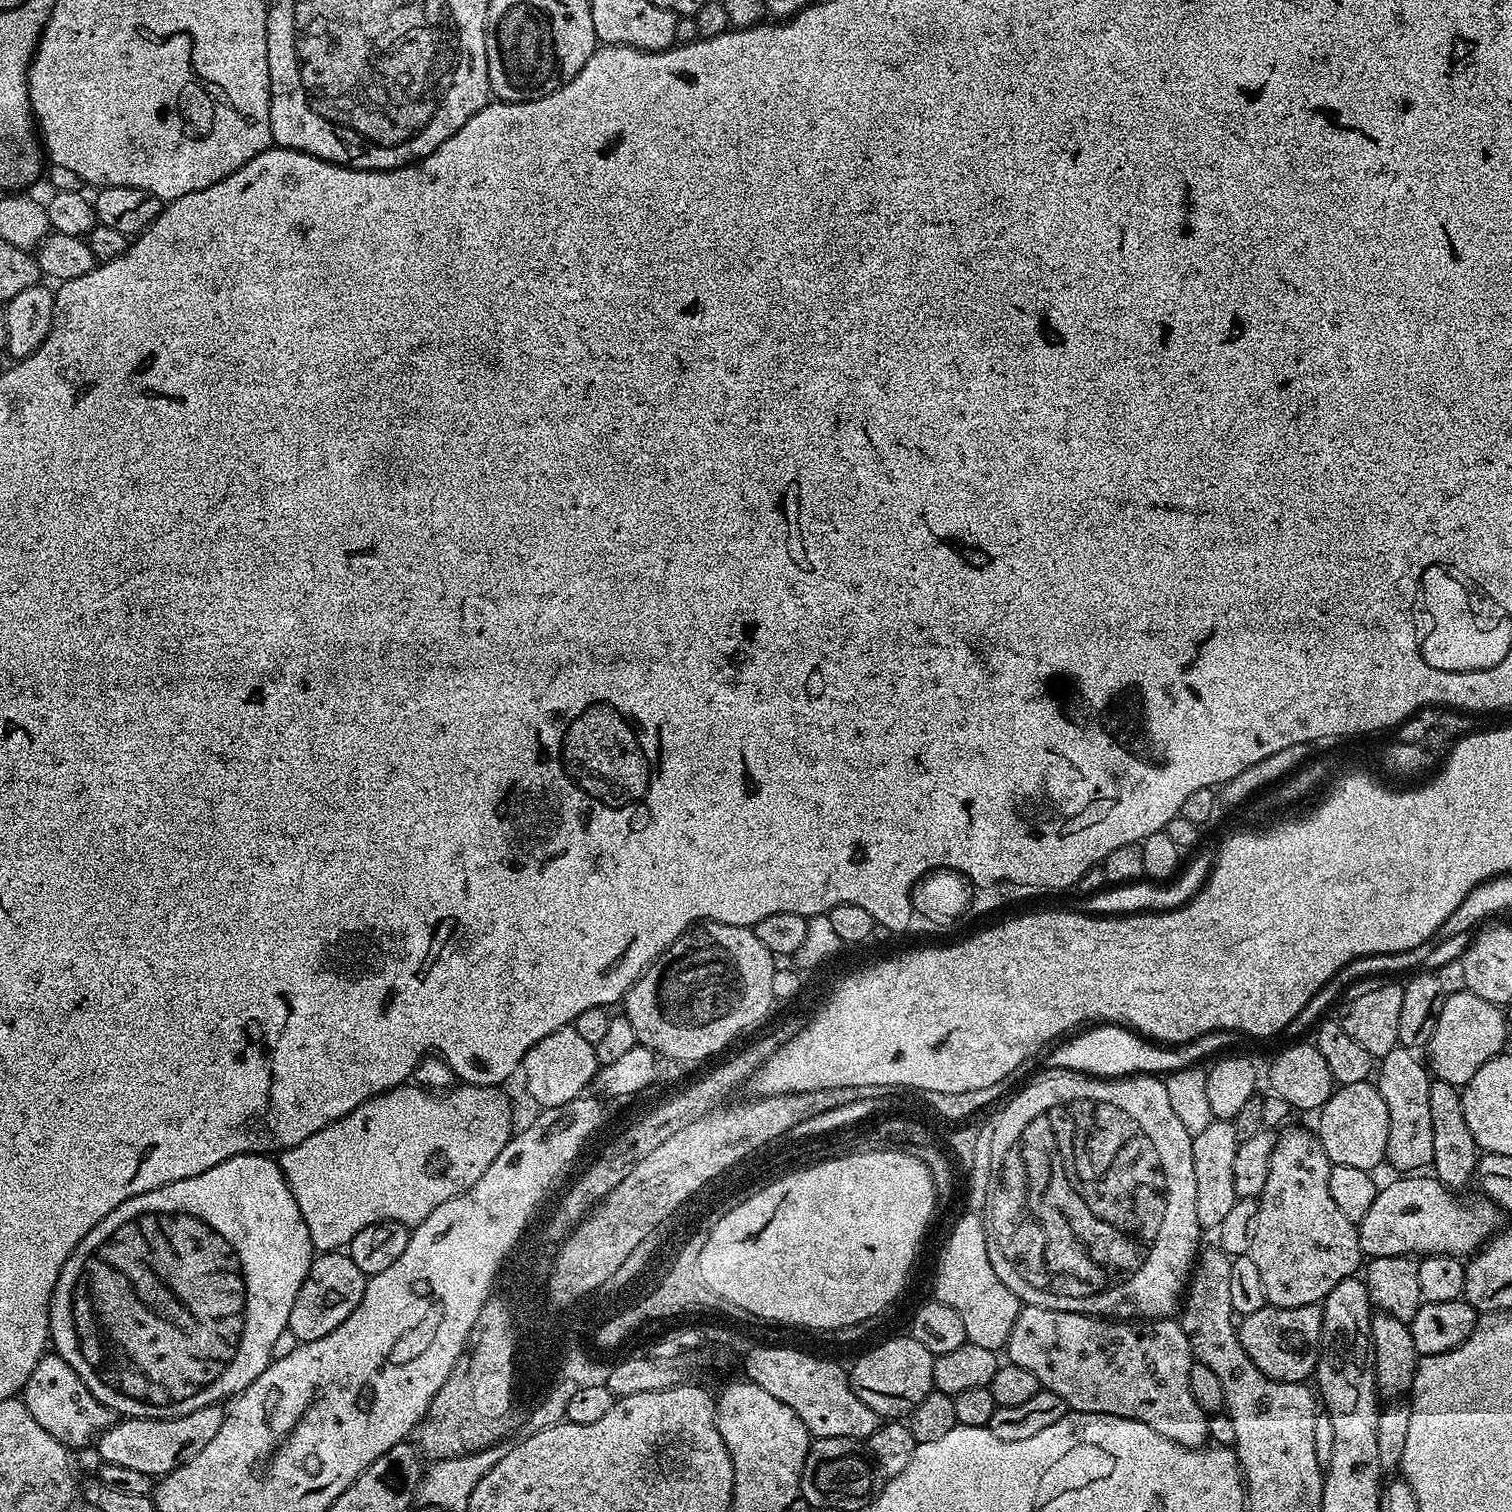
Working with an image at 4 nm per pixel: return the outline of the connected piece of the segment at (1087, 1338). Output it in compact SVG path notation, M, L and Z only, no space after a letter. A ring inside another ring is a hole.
M1029 1304L1021 1307L1014 1330L1010 1330L1007 1352L1007 1363L1026 1366L1026 1370L1038 1378L1043 1391L1058 1394L1073 1412L1110 1414L1137 1420L1150 1426L1150 1430L1158 1430L1162 1438L1170 1438L1170 1442L1178 1446L1201 1449L1209 1443L1209 1413L1204 1412L1190 1395L1190 1370L1194 1357L1179 1319L1154 1320L1148 1327L1140 1322L1117 1322L1111 1318L1046 1310Z

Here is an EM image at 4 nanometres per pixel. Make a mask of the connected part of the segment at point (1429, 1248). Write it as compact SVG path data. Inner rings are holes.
M1404 1174L1400 1180L1392 1180L1377 1191L1374 1202L1370 1202L1370 1210L1358 1222L1360 1230L1360 1251L1365 1257L1374 1256L1459 1256L1468 1258L1484 1247L1501 1227L1502 1212L1497 1205L1487 1198L1479 1198L1472 1208L1464 1200L1459 1200L1453 1189L1447 1188L1443 1182L1432 1174Z

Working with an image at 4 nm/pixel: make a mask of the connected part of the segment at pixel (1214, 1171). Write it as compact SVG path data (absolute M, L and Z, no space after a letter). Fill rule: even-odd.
M1215 1118L1198 1134L1192 1138L1192 1153L1194 1154L1194 1214L1198 1216L1201 1229L1219 1229L1222 1218L1230 1214L1238 1199L1234 1190L1234 1154L1238 1154L1240 1140L1235 1134L1235 1126L1231 1120L1217 1120Z

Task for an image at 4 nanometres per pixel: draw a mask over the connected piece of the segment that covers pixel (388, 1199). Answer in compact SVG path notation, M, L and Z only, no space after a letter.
M461 1083L443 1094L437 1094L419 1086L392 1088L389 1092L371 1096L366 1102L362 1102L362 1106L350 1110L350 1114L346 1114L341 1120L335 1120L330 1126L310 1134L310 1138L306 1138L306 1142L298 1142L298 1146L279 1153L278 1163L294 1194L294 1202L298 1202L298 1210L302 1210L302 1218L310 1230L313 1249L320 1254L343 1249L350 1242L350 1238L354 1238L354 1234L358 1234L358 1230L366 1230L366 1226L381 1224L383 1220L397 1220L409 1226L421 1224L431 1212L438 1210L438 1206L442 1206L442 1202L450 1202L450 1198L470 1190L470 1186L474 1186L474 1182L478 1182L478 1178L482 1178L482 1174L486 1174L490 1162L494 1162L494 1158L498 1158L498 1154L502 1154L506 1142L511 1140L514 1135L512 1104L508 1101L507 1094L500 1091L504 1090L487 1084L466 1083Z

